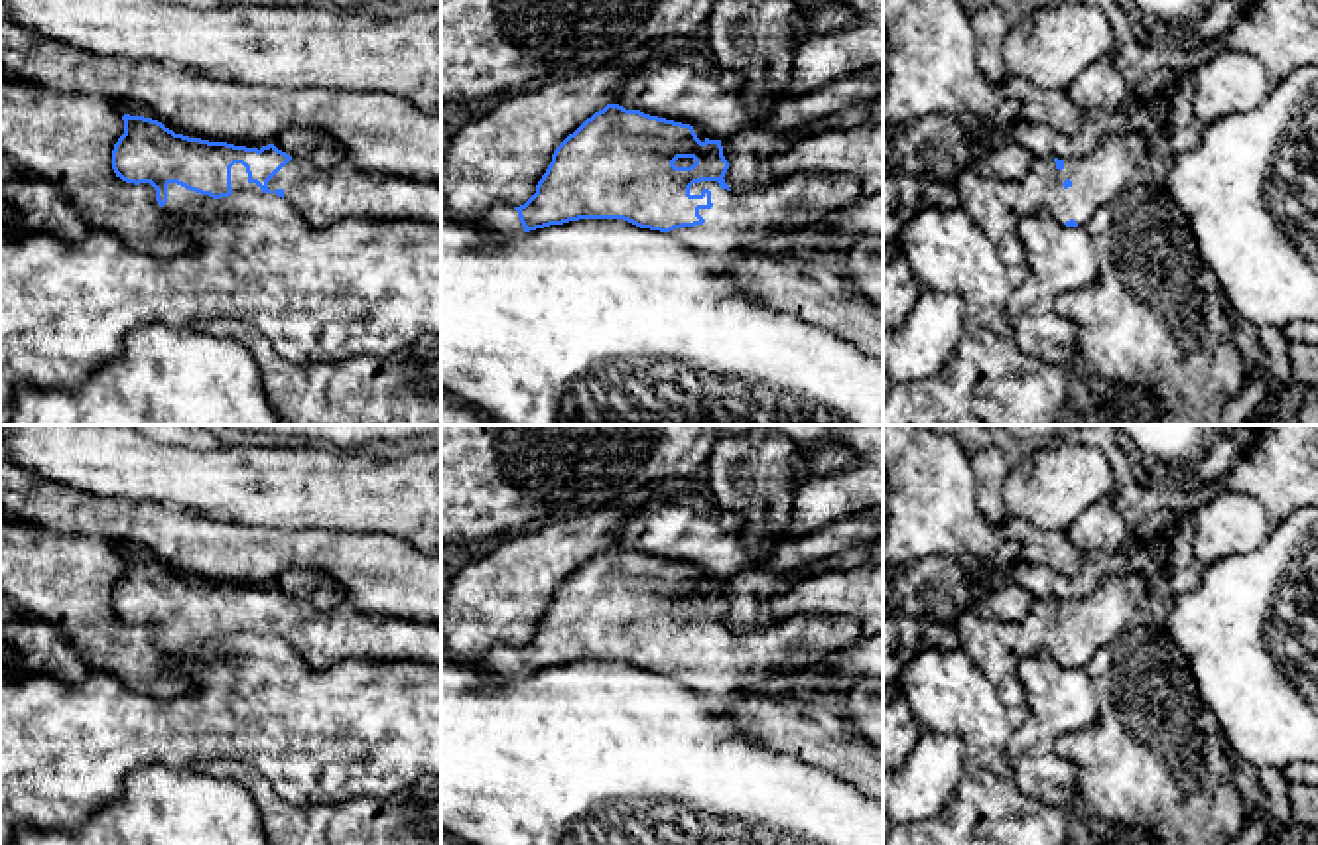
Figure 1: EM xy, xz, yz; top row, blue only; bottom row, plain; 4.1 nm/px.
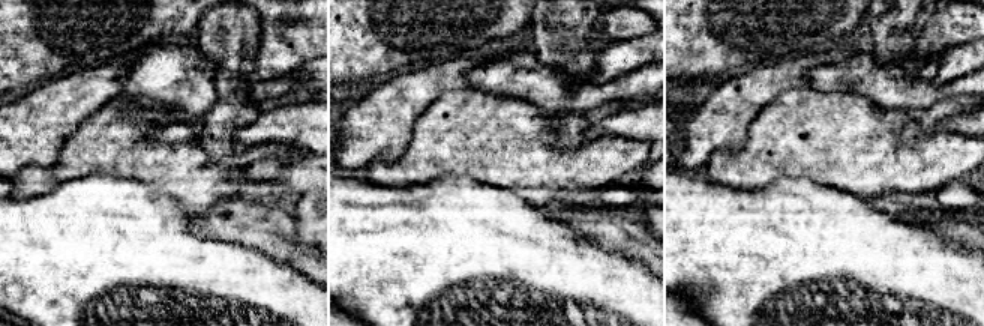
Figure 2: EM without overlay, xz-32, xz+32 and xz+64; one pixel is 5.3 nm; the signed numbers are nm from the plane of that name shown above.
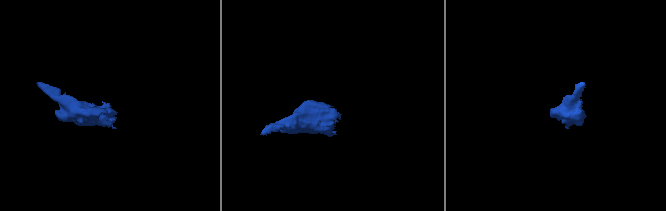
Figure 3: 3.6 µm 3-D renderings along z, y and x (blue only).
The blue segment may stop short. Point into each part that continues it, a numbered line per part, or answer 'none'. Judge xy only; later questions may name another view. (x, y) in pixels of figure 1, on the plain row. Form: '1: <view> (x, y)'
1: xy (239, 619)

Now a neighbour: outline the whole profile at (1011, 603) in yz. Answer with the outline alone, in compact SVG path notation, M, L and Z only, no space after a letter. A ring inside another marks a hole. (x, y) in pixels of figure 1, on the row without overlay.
M983 581L971 609L997 622L1022 622L1032 603L1032 593L1019 583L997 589Z

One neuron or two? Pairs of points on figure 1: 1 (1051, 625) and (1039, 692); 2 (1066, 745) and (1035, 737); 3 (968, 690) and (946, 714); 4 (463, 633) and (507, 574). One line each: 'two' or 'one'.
1: two
2: two
3: one
4: one

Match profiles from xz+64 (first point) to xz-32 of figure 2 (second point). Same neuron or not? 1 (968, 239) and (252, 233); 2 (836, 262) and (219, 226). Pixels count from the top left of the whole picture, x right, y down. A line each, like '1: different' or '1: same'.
1: same
2: different

